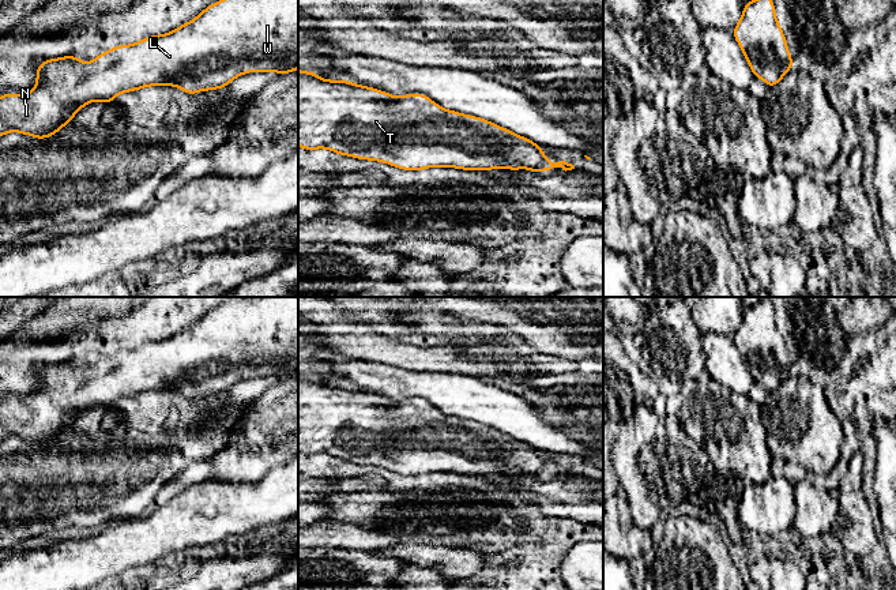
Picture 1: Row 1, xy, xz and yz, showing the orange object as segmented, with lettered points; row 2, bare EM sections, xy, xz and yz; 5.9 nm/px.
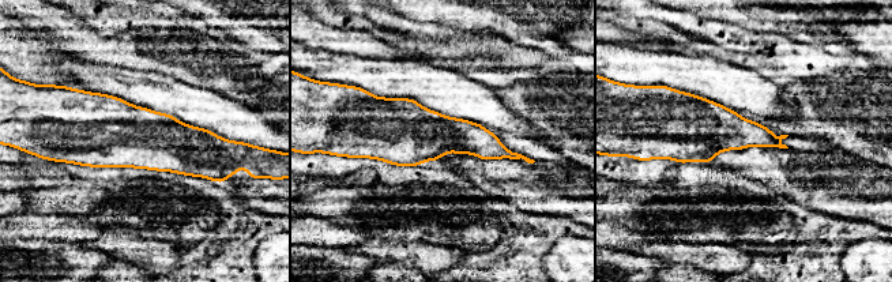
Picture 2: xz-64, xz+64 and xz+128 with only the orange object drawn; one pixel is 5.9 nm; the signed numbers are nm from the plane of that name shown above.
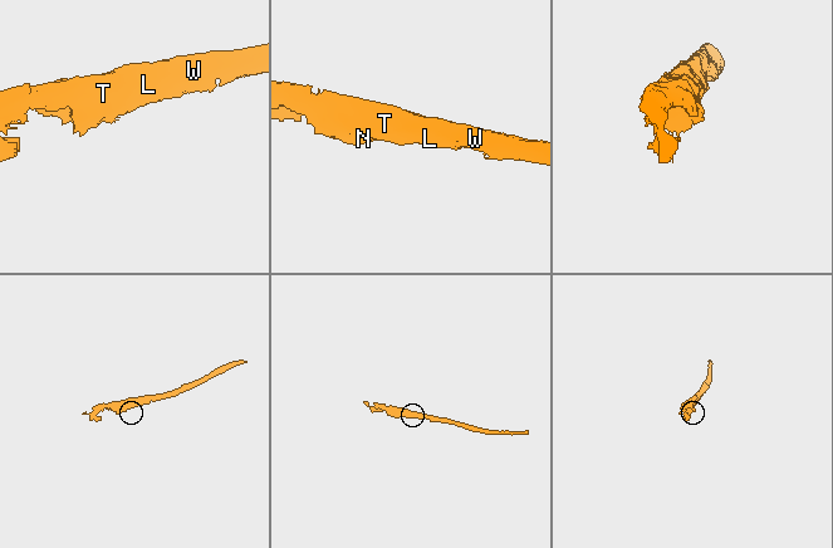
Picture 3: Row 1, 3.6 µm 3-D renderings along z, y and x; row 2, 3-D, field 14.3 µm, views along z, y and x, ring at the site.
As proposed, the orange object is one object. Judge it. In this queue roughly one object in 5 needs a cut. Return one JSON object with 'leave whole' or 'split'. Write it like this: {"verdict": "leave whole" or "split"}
{"verdict": "leave whole"}

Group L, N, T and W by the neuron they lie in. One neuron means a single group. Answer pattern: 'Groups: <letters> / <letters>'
Groups: L N T W

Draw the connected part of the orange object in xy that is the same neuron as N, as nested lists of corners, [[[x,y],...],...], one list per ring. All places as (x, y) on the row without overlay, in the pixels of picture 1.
[[[298,297],[237,298],[208,311],[193,326],[169,339],[147,342],[132,350],[109,353],[89,369],[65,361],[45,365],[29,401],[7,398],[0,403],[0,441],[18,436],[37,444],[57,439],[86,409],[103,406],[109,412],[120,398],[147,391],[177,391],[187,399],[217,395],[240,380],[298,375]]]

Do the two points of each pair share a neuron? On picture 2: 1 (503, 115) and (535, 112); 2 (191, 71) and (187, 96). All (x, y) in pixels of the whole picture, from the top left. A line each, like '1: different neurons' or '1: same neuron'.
1: different neurons
2: different neurons

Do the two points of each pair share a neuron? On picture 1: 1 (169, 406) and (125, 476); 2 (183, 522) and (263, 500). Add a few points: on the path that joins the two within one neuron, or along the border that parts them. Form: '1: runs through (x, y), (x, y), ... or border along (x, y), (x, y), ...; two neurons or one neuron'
1: runs through (155, 424), (125, 454), (125, 458); one neuron
2: runs through (203, 521), (214, 521), (228, 508), (243, 506); one neuron

